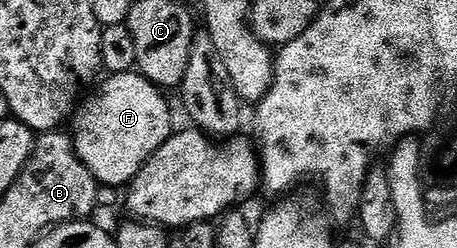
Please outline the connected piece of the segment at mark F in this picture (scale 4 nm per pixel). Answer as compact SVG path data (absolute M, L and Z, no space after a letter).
M138 71L116 72L106 79L76 107L69 135L75 141L75 152L81 162L100 185L127 186L172 135L171 108L163 97L166 95Z

